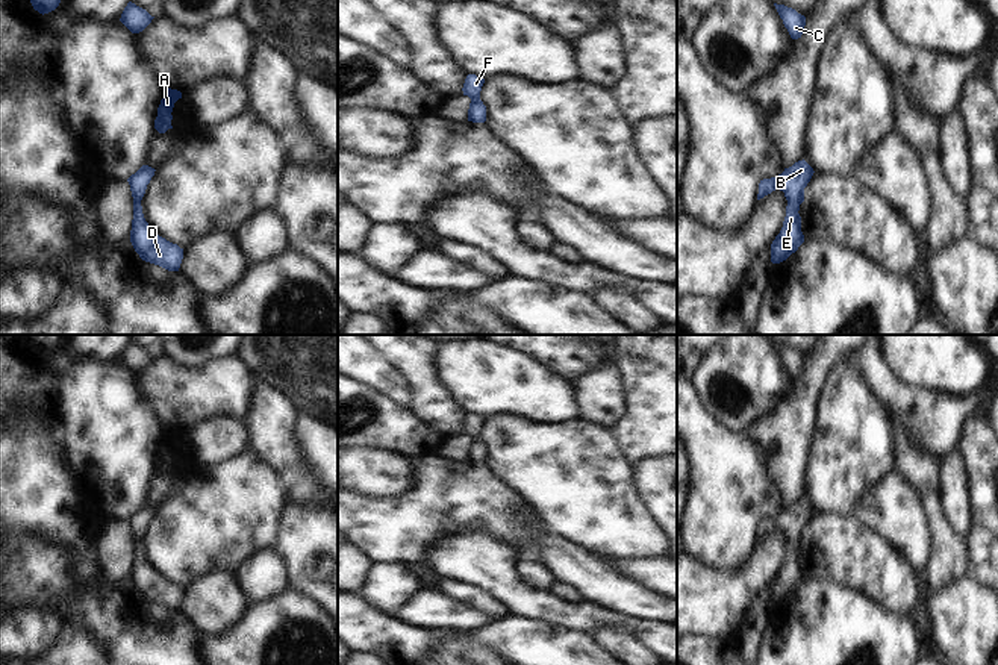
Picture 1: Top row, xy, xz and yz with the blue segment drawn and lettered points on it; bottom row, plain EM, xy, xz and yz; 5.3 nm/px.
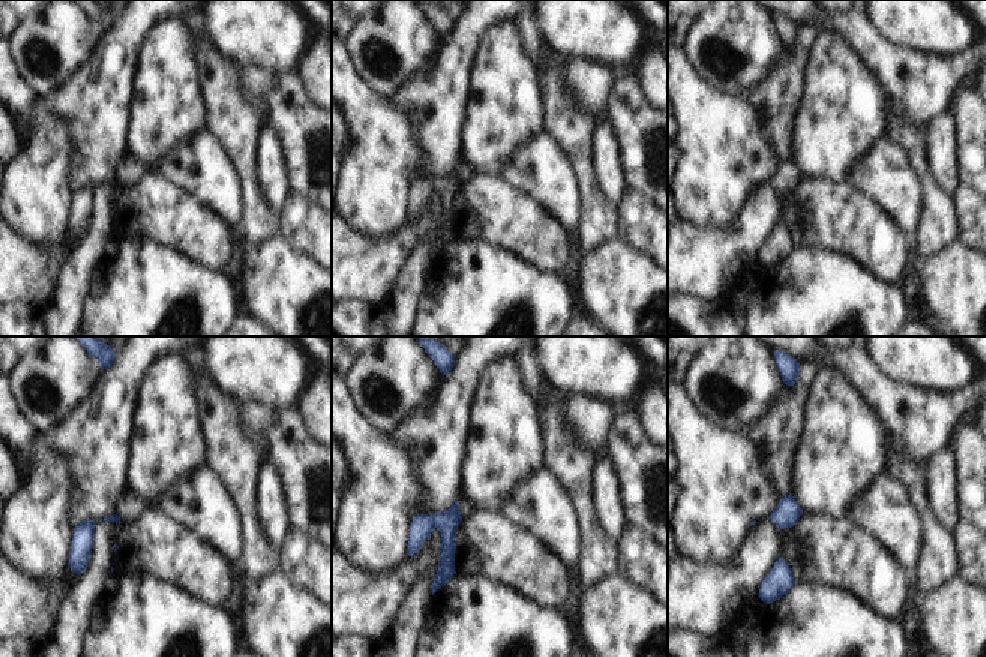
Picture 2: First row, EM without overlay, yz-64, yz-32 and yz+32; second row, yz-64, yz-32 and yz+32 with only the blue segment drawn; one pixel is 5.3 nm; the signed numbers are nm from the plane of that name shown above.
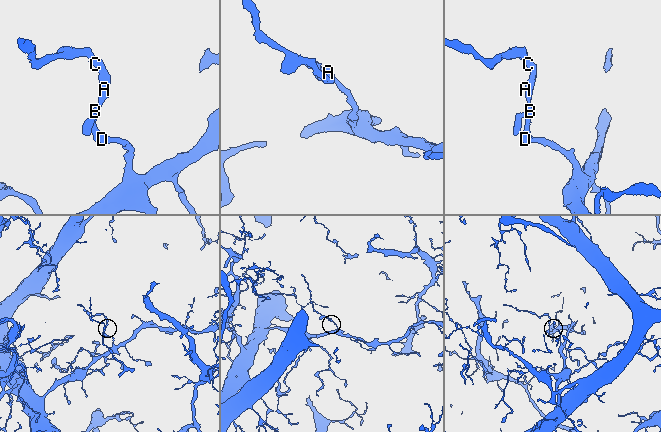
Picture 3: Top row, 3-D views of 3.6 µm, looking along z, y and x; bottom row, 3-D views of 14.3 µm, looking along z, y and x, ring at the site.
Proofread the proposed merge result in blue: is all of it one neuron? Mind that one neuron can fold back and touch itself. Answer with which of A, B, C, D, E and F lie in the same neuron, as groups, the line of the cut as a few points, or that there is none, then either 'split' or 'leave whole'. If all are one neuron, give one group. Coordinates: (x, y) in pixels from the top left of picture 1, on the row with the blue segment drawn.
A B C D E F; no cut; leave whole

